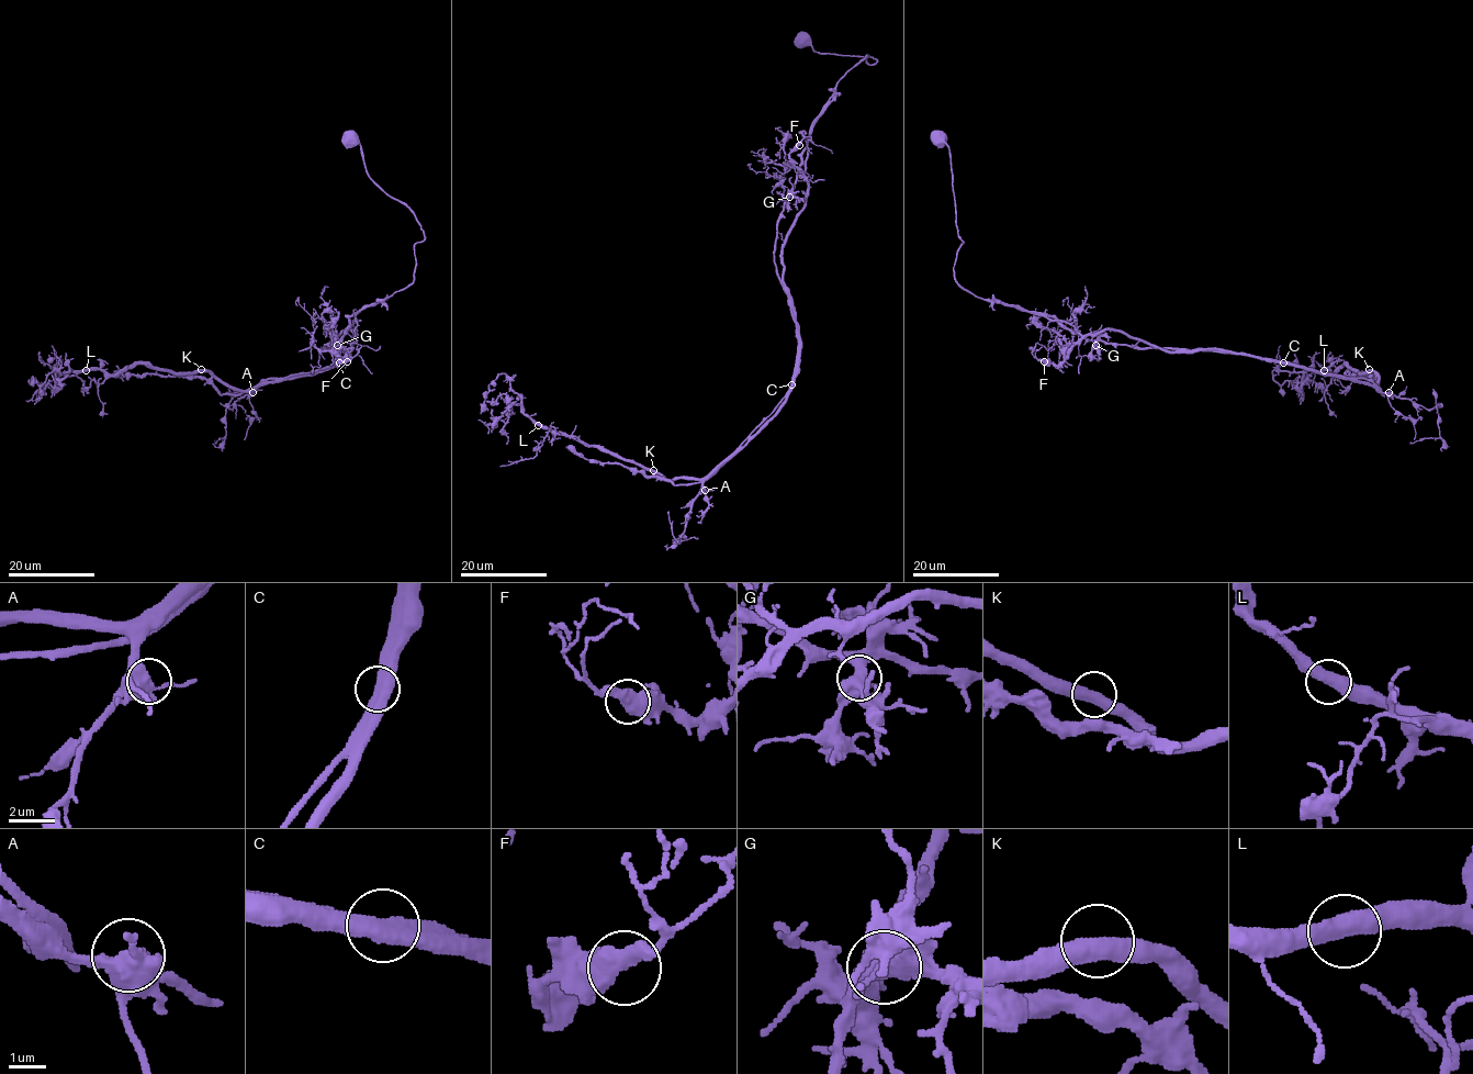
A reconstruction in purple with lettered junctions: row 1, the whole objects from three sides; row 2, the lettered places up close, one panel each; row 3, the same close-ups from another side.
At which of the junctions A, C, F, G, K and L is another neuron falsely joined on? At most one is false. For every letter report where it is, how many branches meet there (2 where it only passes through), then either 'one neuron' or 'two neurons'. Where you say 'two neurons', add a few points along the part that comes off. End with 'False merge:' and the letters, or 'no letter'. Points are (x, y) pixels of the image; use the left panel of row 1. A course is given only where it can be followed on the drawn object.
A: at (253, 392); 2 branches meet; one neuron
C: at (339, 362); 2 branches meet; two neurons; foreign part runs (339, 361), (346, 354), (322, 348), (343, 336), (351, 316), (388, 294)
F: at (347, 361); 2 branches meet; one neuron
G: at (337, 345); 3 branches meet; one neuron
K: at (201, 369); 2 branches meet; one neuron
L: at (86, 370); 2 branches meet; one neuron
False merge: C

